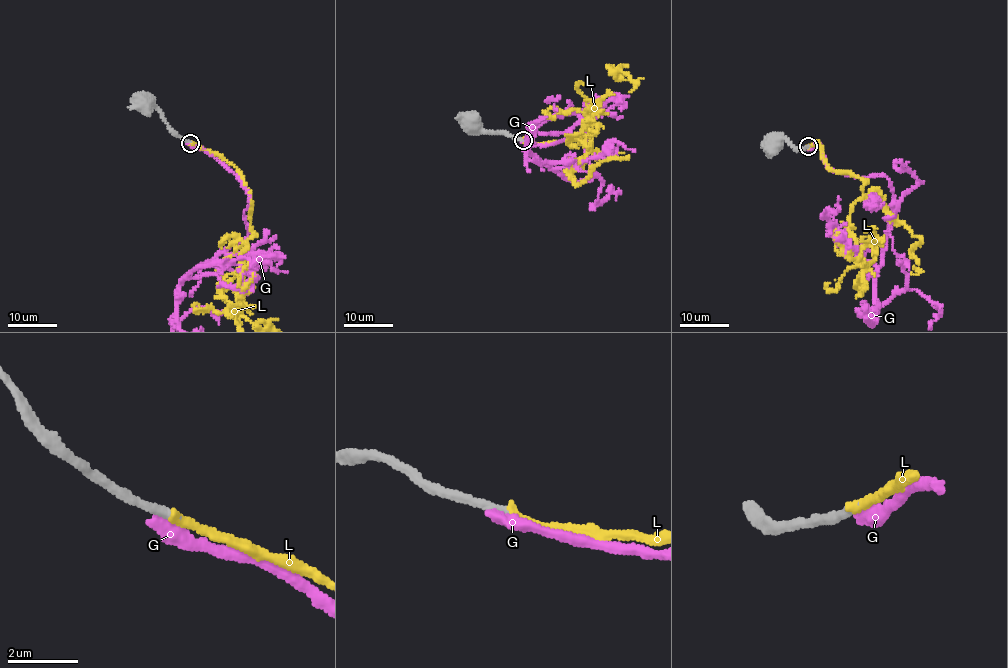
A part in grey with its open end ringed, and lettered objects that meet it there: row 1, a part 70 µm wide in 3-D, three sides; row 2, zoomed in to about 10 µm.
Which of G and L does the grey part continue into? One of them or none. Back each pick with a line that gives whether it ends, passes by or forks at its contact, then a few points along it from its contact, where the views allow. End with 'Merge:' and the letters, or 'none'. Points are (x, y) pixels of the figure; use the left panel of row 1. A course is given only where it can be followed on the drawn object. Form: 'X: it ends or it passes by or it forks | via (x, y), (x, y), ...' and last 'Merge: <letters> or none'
L: it ends
Merge: L

